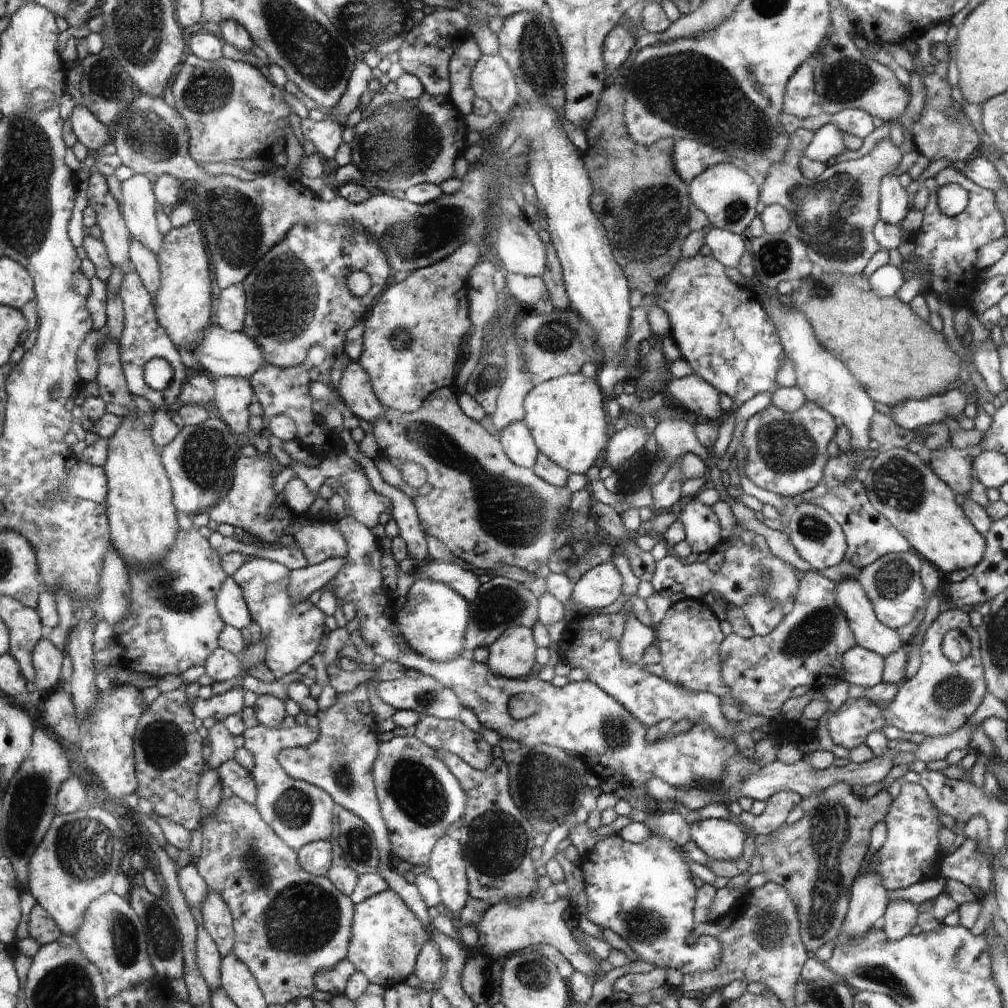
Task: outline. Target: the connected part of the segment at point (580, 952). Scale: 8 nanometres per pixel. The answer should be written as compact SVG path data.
M542 897L523 900L522 902L498 902L492 904L484 913L482 920L477 924L479 936L484 938L482 951L491 958L505 959L511 954L534 948L538 944L548 944L556 947L564 958L570 961L573 969L583 972L587 980L593 985L604 978L605 972L600 968L600 958L597 958L589 949L582 948L571 929L562 920L564 910L569 906L566 900L558 898L554 903L545 903Z

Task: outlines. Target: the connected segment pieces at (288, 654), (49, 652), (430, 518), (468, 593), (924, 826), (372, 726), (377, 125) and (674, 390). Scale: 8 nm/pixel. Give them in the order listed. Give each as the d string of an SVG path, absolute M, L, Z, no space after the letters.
M251 557L233 576L242 586L248 610L261 629L261 639L266 642L266 656L263 661L274 673L276 679L296 672L314 654L320 652L324 641L324 613L308 599L294 600L290 596L291 570L284 564Z
M45 637L38 642L34 650L35 666L38 670L36 684L44 697L55 692L62 679L62 666L66 660L67 651L58 648L52 640Z
M452 387L435 390L434 393L428 394L428 398L424 400L418 410L411 413L405 413L404 411L384 406L385 409L382 416L376 420L376 424L372 425L372 434L376 437L376 442L381 451L380 456L389 460L391 458L398 458L398 460L403 462L416 462L416 464L420 464L426 470L427 481L432 486L432 490L426 496L418 496L414 499L414 504L418 508L420 522L423 528L426 528L427 534L432 534L434 538L438 538L456 558L468 562L470 566L474 566L478 570L494 570L497 565L502 566L504 564L516 566L516 568L530 568L528 566L530 562L546 560L554 552L554 536L556 536L558 524L562 522L562 516L566 512L568 512L568 516L566 516L564 522L568 522L568 518L571 518L571 511L568 510L570 491L567 487L557 487L551 483L544 482L544 479L540 478L532 469L513 463L503 450L499 437L491 435L480 425L480 422L476 422L475 419L468 418L468 415L464 414L462 407L459 405L458 395L459 392Z
M426 561L418 565L416 574L422 577L428 577L438 582L445 582L452 590L463 595L469 603L478 596L480 581L474 573L462 569L455 564L443 563L440 561Z
M904 782L898 796L890 804L884 818L887 828L886 840L876 852L876 872L882 878L886 890L902 890L916 882L941 877L938 858L938 830L942 828L935 803L920 783Z
M368 682L360 684L350 694L337 694L336 702L326 711L319 710L314 718L320 729L320 738L312 742L310 746L284 748L279 754L279 762L292 778L311 783L328 792L336 804L341 808L351 811L364 819L372 830L375 830L376 842L380 850L380 870L377 872L402 898L404 903L414 913L424 926L431 926L431 918L428 915L428 906L414 883L408 882L394 866L393 854L389 840L389 832L386 828L380 802L375 791L375 780L372 778L374 760L378 754L378 724L376 716L372 712L372 705L368 697Z
M375 87L371 102L366 110L361 112L362 121L354 127L354 137L349 143L351 148L352 164L358 166L362 176L372 182L376 182L376 191L388 192L393 190L411 189L422 183L442 184L444 180L455 176L456 158L466 148L466 124L464 117L449 95L429 95L424 92L420 97L404 99L402 95L390 93L386 89Z
M694 373L684 378L672 378L668 391L681 406L702 420L716 423L721 416L722 399L719 391Z

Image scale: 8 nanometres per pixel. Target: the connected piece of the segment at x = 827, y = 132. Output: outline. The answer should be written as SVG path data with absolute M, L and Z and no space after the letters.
M828 123L814 133L803 156L826 165L833 165L838 162L836 158L844 150L846 150L846 146L844 138L842 138L842 130L836 124Z

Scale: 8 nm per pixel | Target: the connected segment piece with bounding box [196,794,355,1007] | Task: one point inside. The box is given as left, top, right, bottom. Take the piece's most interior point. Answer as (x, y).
(290, 925)

